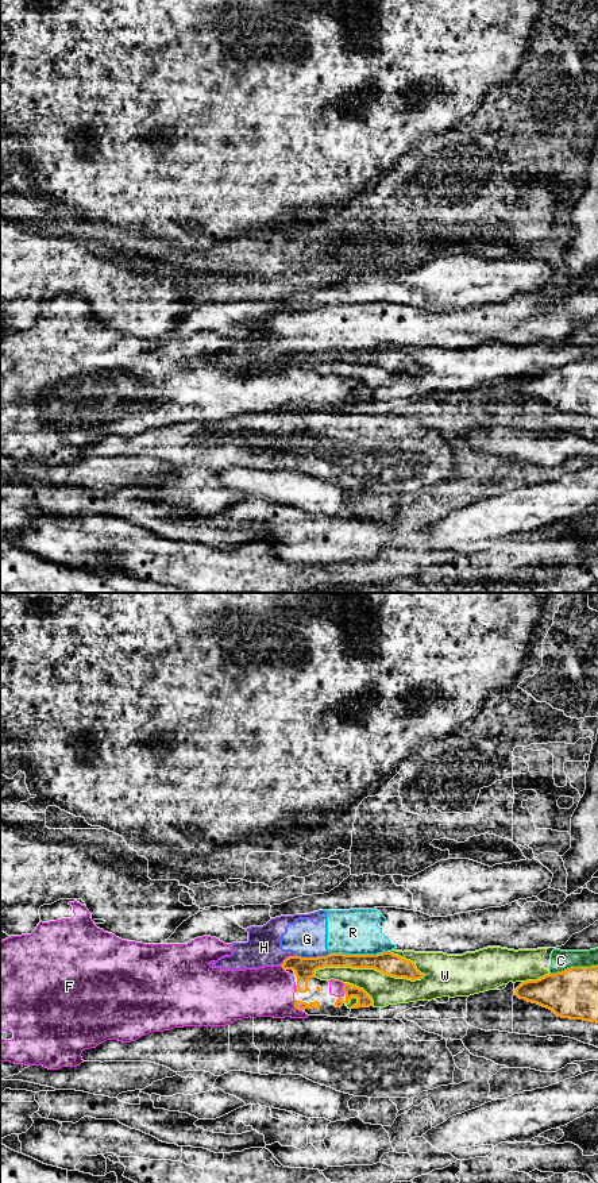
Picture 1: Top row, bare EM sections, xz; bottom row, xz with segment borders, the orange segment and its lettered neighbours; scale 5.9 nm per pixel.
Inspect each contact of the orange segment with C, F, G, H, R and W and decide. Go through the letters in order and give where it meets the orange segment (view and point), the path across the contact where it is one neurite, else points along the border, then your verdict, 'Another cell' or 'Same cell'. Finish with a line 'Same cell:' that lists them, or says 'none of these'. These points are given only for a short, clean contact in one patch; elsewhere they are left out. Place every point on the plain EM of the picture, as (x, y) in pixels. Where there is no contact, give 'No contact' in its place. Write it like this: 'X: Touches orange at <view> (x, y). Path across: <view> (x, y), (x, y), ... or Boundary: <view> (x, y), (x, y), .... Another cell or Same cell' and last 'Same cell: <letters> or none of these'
C: Touches orange at xz (574, 362). Another cell
F: Touches orange at xz (294, 401). Same cell
G: Touches orange at xz (312, 353). Boundary: xz (330, 349), (319, 351), (296, 350). Another cell
H: Touches orange at xz (289, 351). Boundary: xz (296, 350), (289, 350), (280, 359). Another cell
R: Touches orange at xz (359, 350). Another cell
W: Touches orange at xz (367, 362). Another cell
Same cell: F

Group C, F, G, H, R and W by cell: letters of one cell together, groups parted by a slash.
C W / F / G H R

